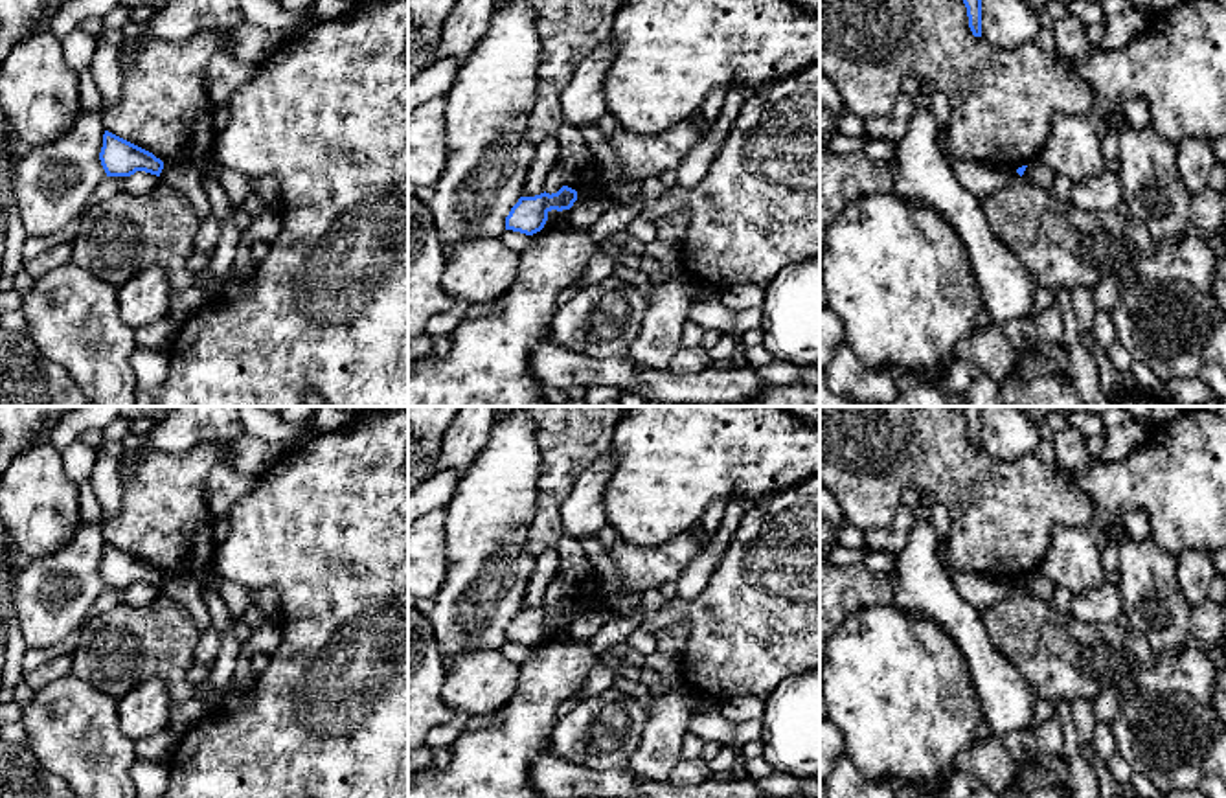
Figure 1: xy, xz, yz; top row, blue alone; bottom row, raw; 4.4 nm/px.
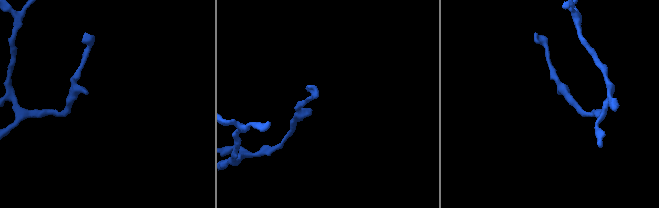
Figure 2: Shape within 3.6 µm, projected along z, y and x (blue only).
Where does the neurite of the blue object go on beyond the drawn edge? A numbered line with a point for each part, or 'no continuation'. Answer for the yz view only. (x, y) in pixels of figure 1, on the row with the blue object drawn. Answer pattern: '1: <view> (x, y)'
no continuation

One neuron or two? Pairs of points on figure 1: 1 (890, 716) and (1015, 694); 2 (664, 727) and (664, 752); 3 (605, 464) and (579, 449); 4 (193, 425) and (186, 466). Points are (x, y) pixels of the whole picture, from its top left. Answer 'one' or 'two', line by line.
1: two
2: one
3: two
4: two

